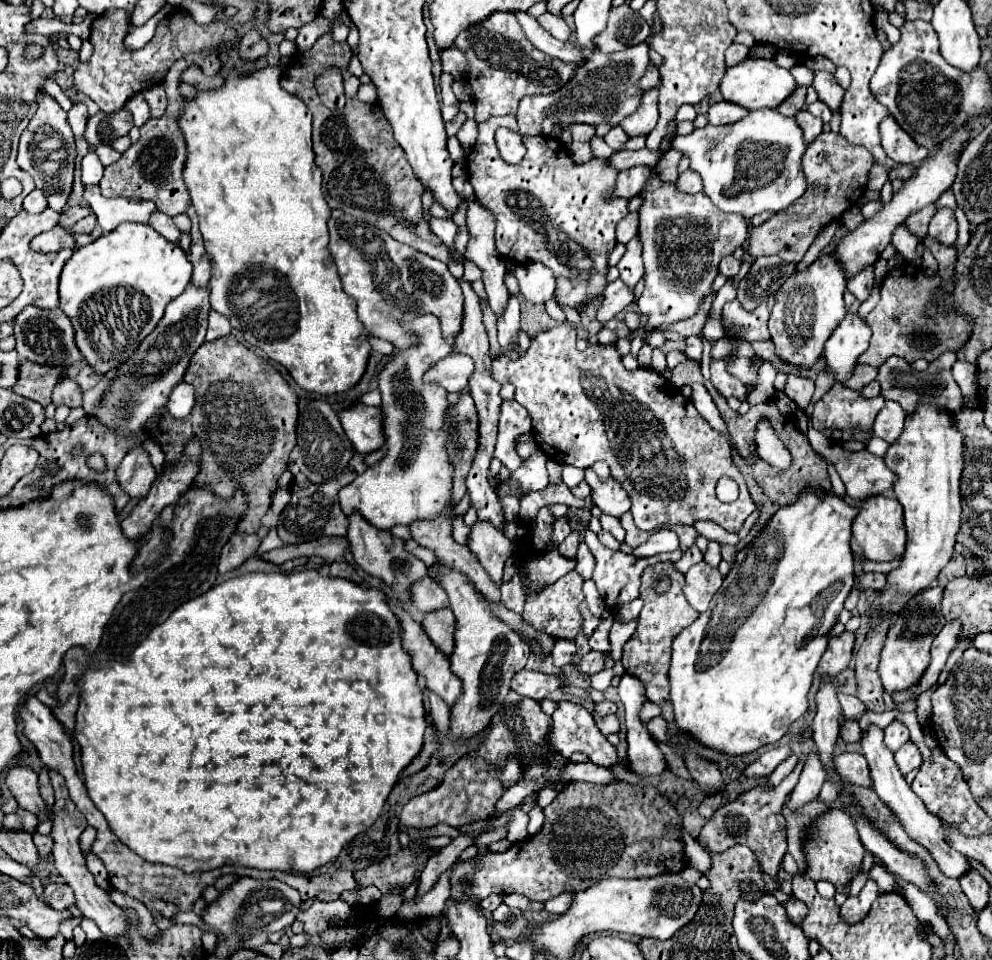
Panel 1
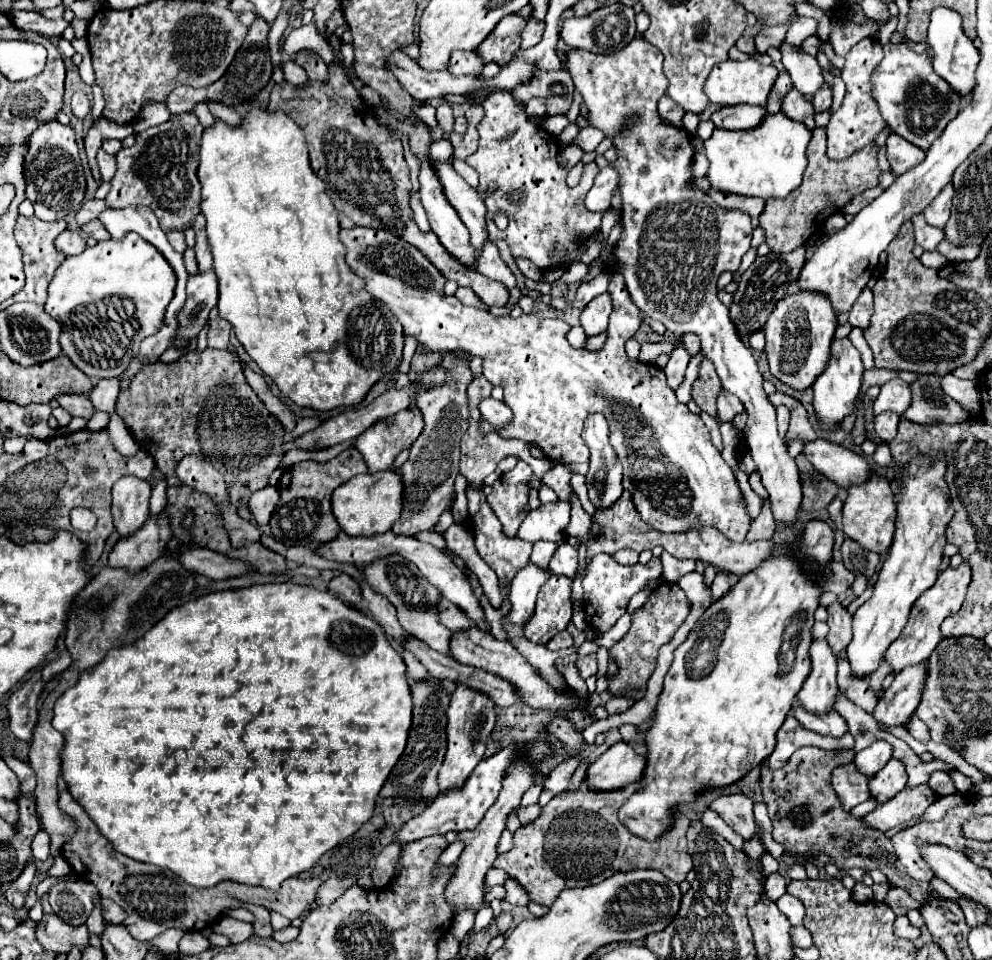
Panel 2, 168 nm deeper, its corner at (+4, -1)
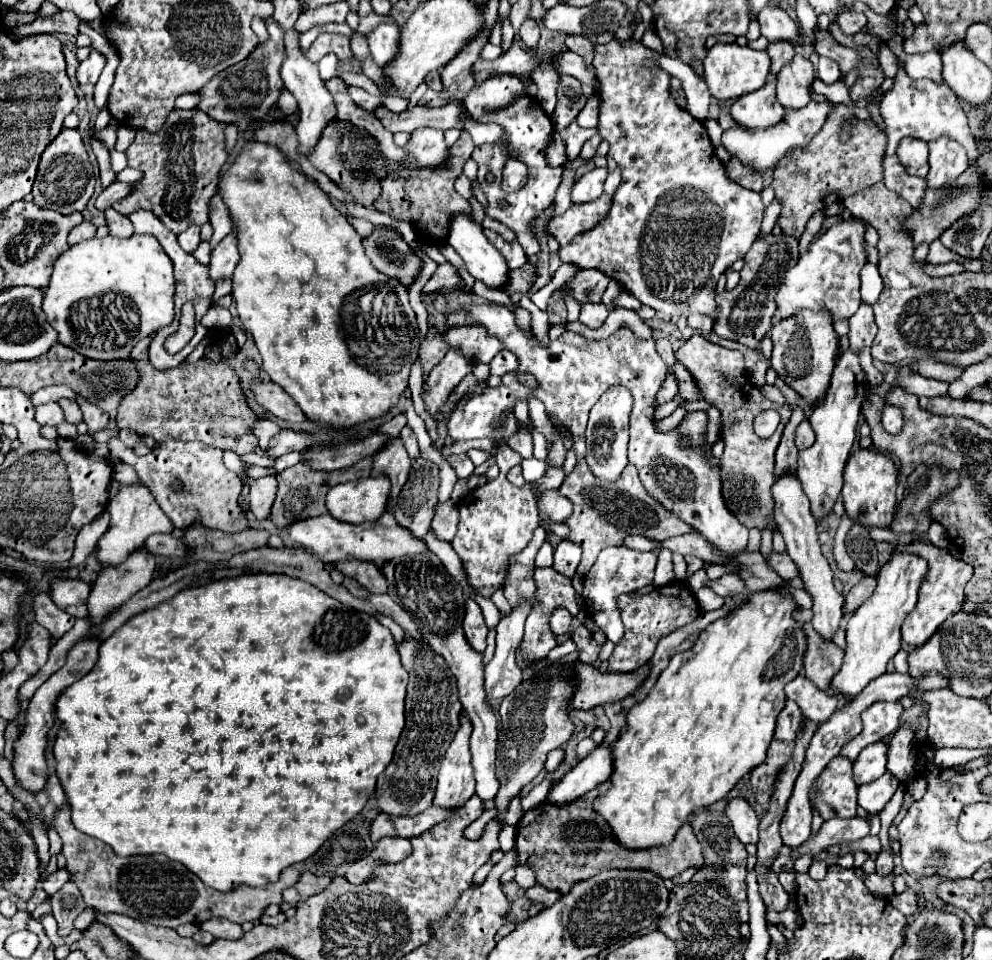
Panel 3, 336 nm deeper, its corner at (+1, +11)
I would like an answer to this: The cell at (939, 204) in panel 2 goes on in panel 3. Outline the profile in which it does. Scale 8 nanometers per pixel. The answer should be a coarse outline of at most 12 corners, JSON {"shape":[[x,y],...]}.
{"shape":[[948,135],[930,141],[928,187],[968,169],[964,147]]}

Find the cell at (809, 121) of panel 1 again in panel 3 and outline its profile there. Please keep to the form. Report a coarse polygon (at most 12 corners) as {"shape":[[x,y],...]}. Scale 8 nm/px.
{"shape":[[802,55],[776,75],[776,95],[786,109],[812,101],[812,63]]}

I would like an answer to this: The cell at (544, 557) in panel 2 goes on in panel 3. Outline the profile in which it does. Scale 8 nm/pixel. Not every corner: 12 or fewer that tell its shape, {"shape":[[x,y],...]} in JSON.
{"shape":[[546,543],[538,551],[536,567],[552,567],[552,545]]}

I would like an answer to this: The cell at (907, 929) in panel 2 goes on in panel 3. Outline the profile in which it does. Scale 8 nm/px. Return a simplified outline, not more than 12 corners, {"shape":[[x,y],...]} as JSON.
{"shape":[[910,887],[888,901],[906,917],[916,913],[918,897]]}

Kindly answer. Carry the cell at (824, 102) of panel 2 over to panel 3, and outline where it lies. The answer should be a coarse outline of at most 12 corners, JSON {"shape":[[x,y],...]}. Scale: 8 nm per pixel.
{"shape":[[820,57],[818,77],[824,83],[840,79],[840,69],[834,61]]}

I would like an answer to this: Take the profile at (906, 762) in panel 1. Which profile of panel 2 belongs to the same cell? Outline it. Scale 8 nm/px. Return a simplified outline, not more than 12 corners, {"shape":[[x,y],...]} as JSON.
{"shape":[[895,757],[869,781],[879,803],[907,785],[905,763]]}

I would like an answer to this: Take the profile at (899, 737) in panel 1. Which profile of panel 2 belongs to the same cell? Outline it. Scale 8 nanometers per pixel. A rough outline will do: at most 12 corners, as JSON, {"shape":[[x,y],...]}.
{"shape":[[879,739],[855,755],[861,773],[885,767],[893,745]]}

